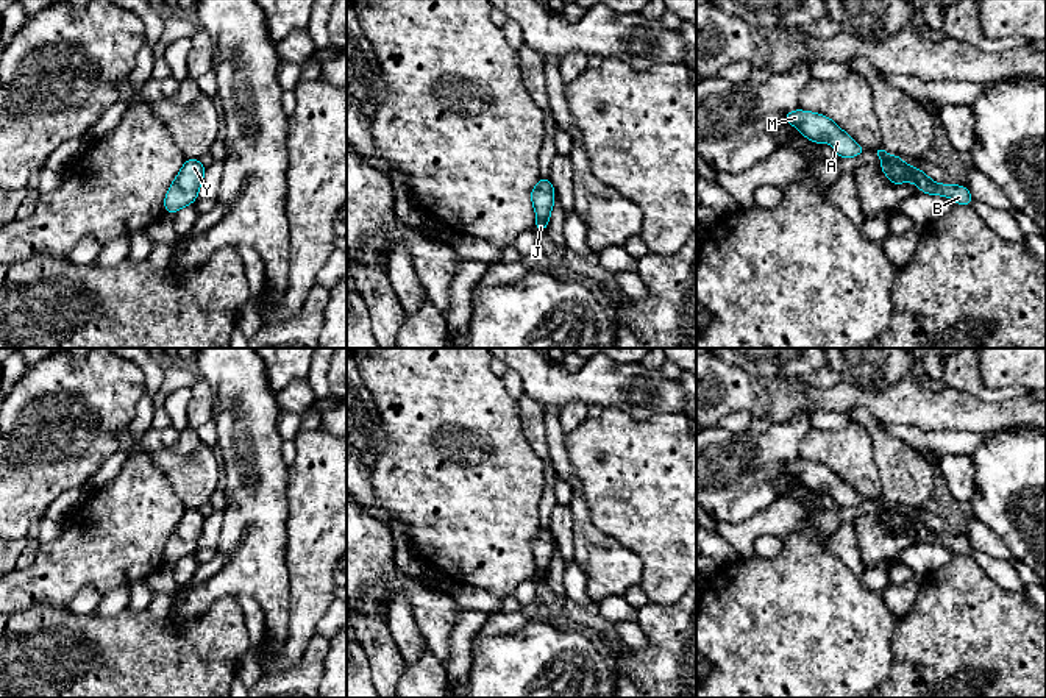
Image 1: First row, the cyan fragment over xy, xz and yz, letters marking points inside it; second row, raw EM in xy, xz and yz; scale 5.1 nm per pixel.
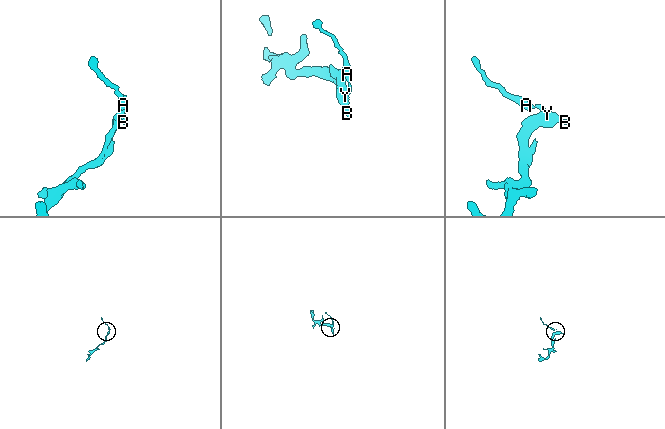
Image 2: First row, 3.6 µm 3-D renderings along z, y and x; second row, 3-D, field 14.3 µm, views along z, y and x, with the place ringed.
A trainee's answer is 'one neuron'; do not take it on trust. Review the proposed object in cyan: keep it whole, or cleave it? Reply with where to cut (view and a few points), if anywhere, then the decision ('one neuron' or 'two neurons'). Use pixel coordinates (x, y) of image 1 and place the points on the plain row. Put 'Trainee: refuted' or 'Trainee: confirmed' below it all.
cut in yz along (882, 509), (898, 509), (901, 512); two neurons
Trainee: refuted

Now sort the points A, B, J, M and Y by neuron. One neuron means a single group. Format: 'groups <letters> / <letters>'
groups A M / B J Y

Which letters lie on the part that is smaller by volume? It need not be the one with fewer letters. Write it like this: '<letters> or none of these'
A, M

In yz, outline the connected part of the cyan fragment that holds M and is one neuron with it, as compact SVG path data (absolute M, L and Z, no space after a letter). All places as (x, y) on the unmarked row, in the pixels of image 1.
M796 459L787 462L784 468L813 493L829 492L840 507L854 507L866 501L834 470L823 464Z

